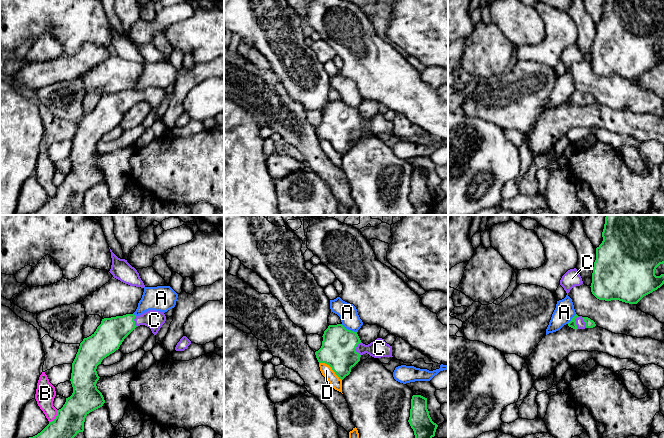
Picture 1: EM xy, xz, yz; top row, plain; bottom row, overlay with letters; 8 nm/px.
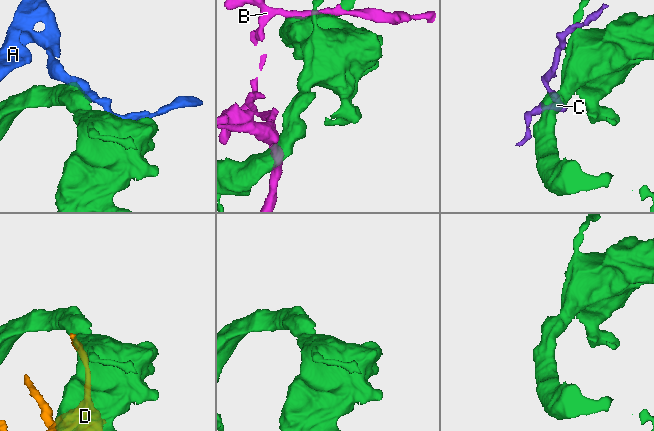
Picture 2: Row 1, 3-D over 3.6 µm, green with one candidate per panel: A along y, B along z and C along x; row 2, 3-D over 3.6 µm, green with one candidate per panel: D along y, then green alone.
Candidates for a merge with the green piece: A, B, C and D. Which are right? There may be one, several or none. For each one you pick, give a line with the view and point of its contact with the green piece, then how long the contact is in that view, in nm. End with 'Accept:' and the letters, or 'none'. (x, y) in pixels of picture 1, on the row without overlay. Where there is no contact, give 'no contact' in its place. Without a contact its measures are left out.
C: contact xz (355, 124); length 110 nm
Accept: C

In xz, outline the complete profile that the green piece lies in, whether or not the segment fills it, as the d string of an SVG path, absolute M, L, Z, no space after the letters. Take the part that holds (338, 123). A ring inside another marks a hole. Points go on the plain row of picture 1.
M342 100L329 101L324 107L321 124L315 128L320 139L329 141L339 155L351 148L360 133L367 129L374 134L393 133L392 122L377 114L368 121L361 118L357 108L346 105Z

